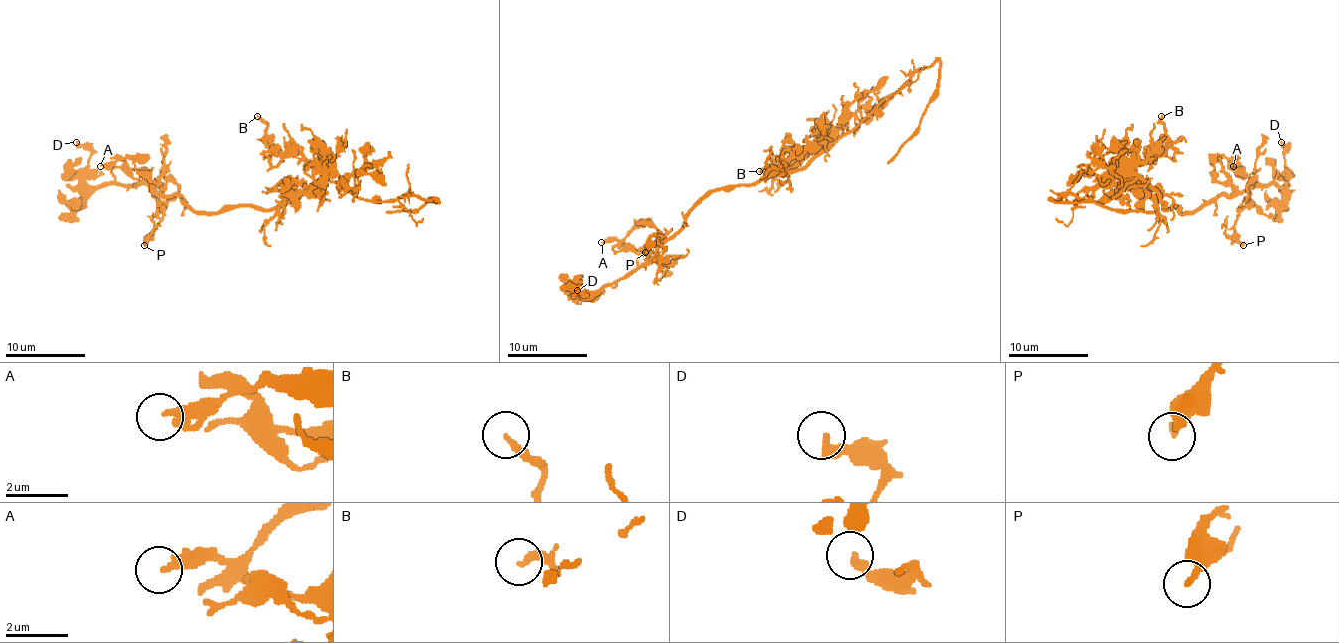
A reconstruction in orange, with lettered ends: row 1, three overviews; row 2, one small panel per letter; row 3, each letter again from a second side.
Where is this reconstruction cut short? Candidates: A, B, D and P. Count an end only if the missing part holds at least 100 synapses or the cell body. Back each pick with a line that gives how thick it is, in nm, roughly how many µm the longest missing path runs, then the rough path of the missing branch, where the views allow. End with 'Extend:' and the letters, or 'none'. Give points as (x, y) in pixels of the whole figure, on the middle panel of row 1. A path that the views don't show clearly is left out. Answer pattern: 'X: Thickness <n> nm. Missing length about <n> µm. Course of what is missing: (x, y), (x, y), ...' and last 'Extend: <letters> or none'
Extend: none

